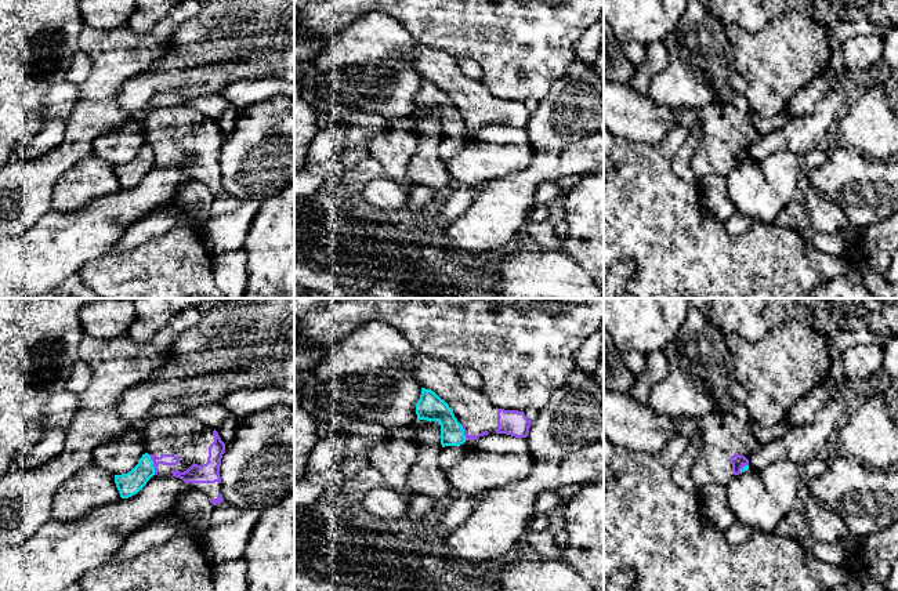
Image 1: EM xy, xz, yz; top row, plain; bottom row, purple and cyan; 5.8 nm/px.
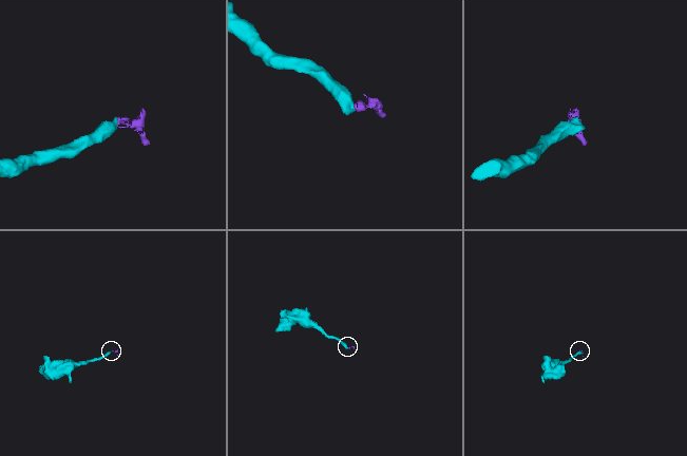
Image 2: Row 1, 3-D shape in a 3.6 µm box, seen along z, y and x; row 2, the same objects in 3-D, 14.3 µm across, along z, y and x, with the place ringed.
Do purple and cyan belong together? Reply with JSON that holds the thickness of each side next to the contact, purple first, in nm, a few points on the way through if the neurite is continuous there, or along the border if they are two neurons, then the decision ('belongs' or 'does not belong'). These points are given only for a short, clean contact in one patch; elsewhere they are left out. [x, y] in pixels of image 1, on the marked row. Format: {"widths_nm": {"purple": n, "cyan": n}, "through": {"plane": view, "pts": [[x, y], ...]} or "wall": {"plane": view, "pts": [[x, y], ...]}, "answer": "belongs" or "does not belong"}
{"widths_nm": {"purple": 60, "cyan": 140}, "wall": {"plane": "xy", "pts": [[148, 454], [155, 474]]}, "answer": "does not belong"}

